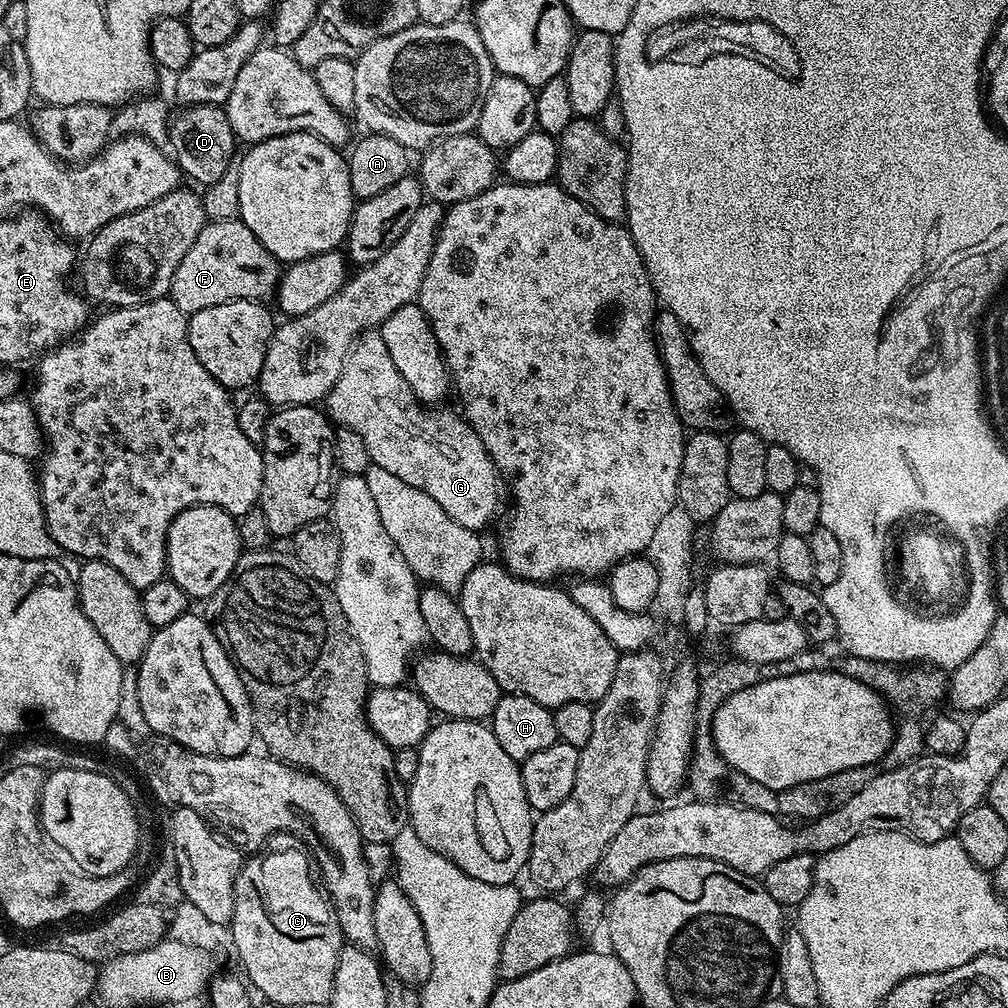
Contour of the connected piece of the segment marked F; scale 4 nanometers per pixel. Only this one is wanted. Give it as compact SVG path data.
M214 220L205 223L198 238L194 238L194 246L186 250L186 258L178 262L170 299L185 314L227 304L230 300L264 302L268 295L269 298L277 291L281 273L281 261L258 242L254 230L250 230L243 220Z

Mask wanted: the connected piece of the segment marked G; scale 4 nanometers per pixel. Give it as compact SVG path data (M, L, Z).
M369 330L356 341L352 352L348 356L348 363L345 364L338 378L336 384L333 386L332 391L326 397L327 415L330 417L333 425L340 428L349 428L354 430L354 434L358 434L358 438L362 438L362 442L366 442L366 450L368 451L368 459L373 464L377 464L384 470L389 471L390 474L396 475L398 478L407 484L407 486L417 487L418 490L425 491L426 494L434 498L442 506L442 510L446 512L461 526L466 526L470 530L479 533L482 528L486 527L488 523L496 516L496 511L500 508L500 484L502 488L502 477L498 469L494 466L494 462L490 458L490 454L486 450L486 446L482 442L482 438L478 438L478 434L468 425L467 420L459 411L451 412L450 409L444 408L445 406L428 406L421 404L420 400L410 390L410 386L406 382L406 378L402 378L402 374L398 374L398 366L394 366L394 362L390 359L390 353L386 350L386 342L382 342L379 331Z

